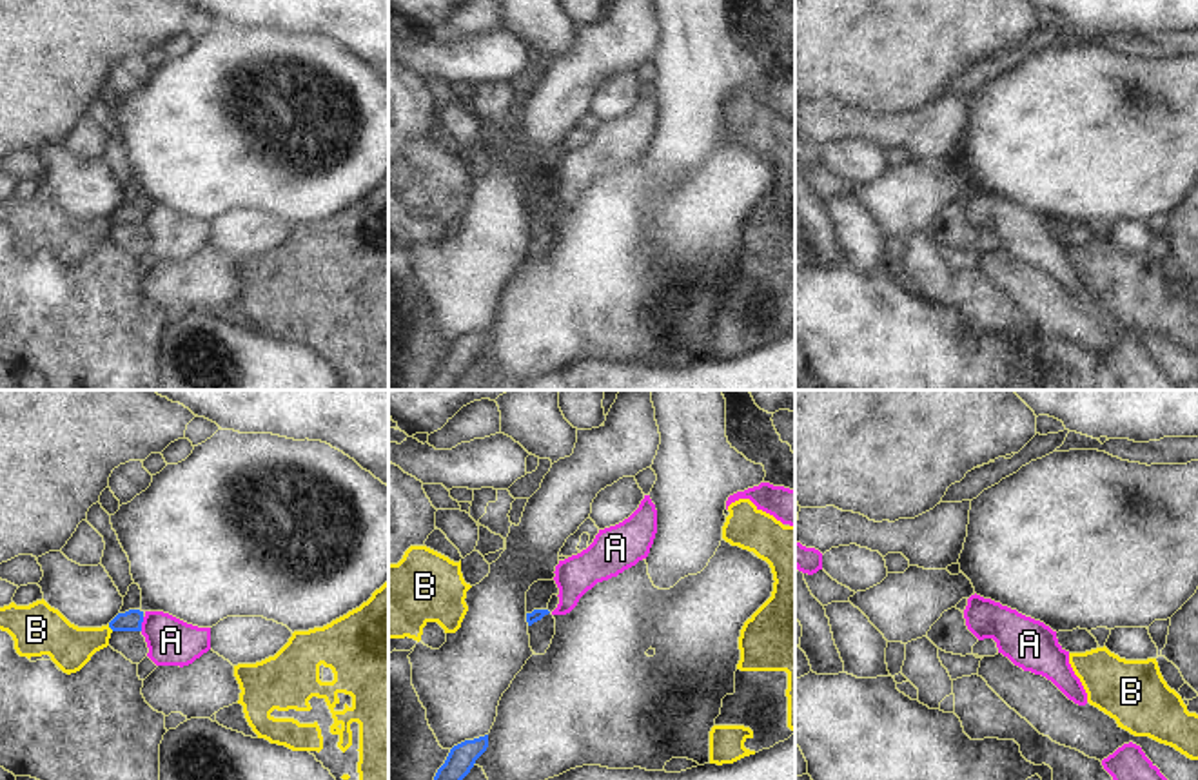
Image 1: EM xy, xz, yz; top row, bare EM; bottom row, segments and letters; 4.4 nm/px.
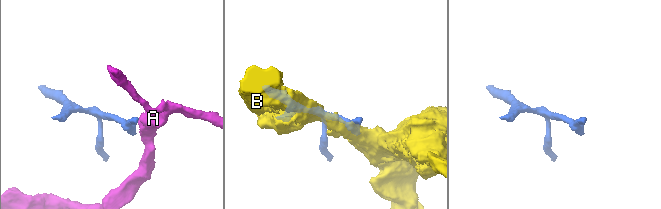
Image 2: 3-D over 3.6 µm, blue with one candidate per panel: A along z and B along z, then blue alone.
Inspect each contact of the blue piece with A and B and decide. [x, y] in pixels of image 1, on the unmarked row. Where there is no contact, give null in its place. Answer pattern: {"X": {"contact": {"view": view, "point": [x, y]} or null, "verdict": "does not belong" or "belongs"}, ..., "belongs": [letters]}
{"A": {"contact": {"view": "xy", "point": [140, 218]}, "verdict": "does not belong"}, "B": {"contact": {"view": "xy", "point": [111, 222]}, "verdict": "does not belong"}, "belongs": []}

